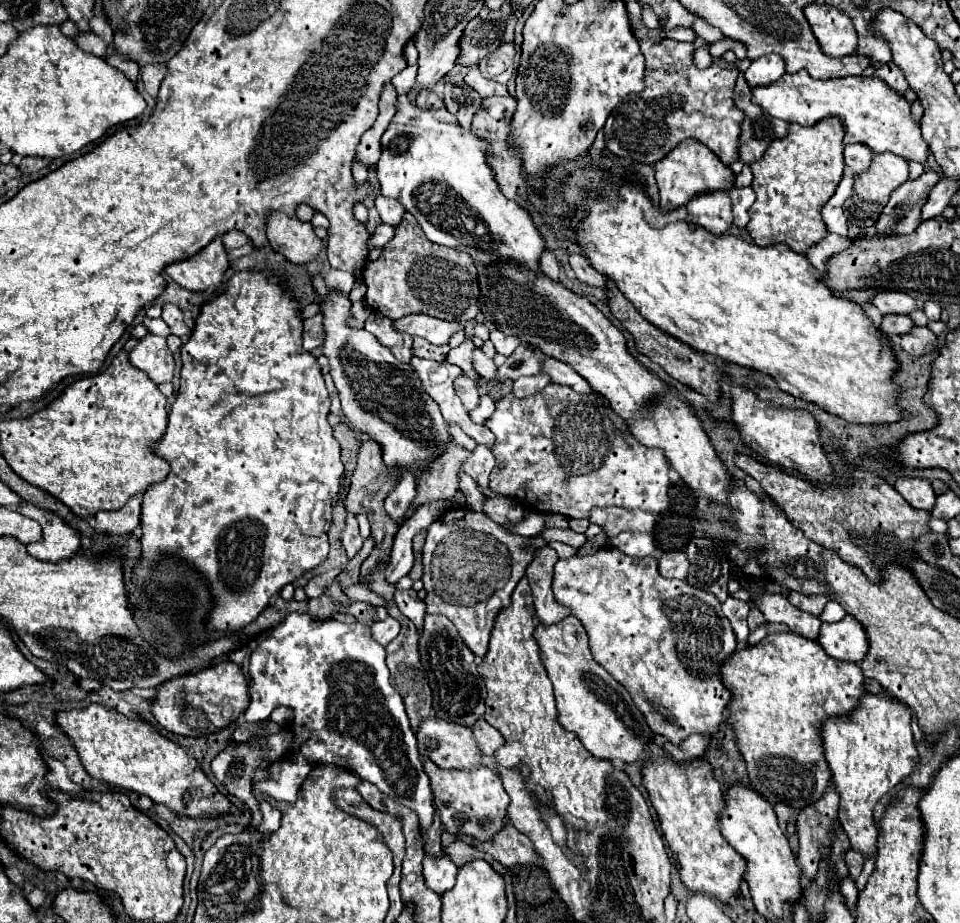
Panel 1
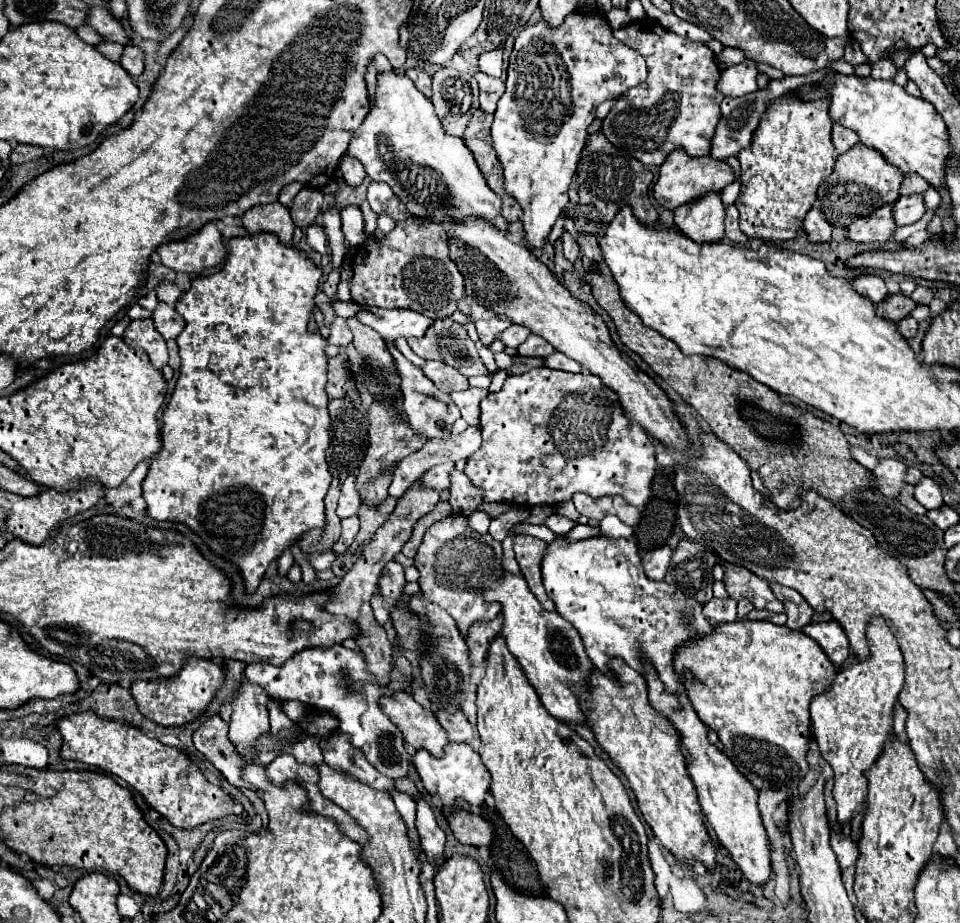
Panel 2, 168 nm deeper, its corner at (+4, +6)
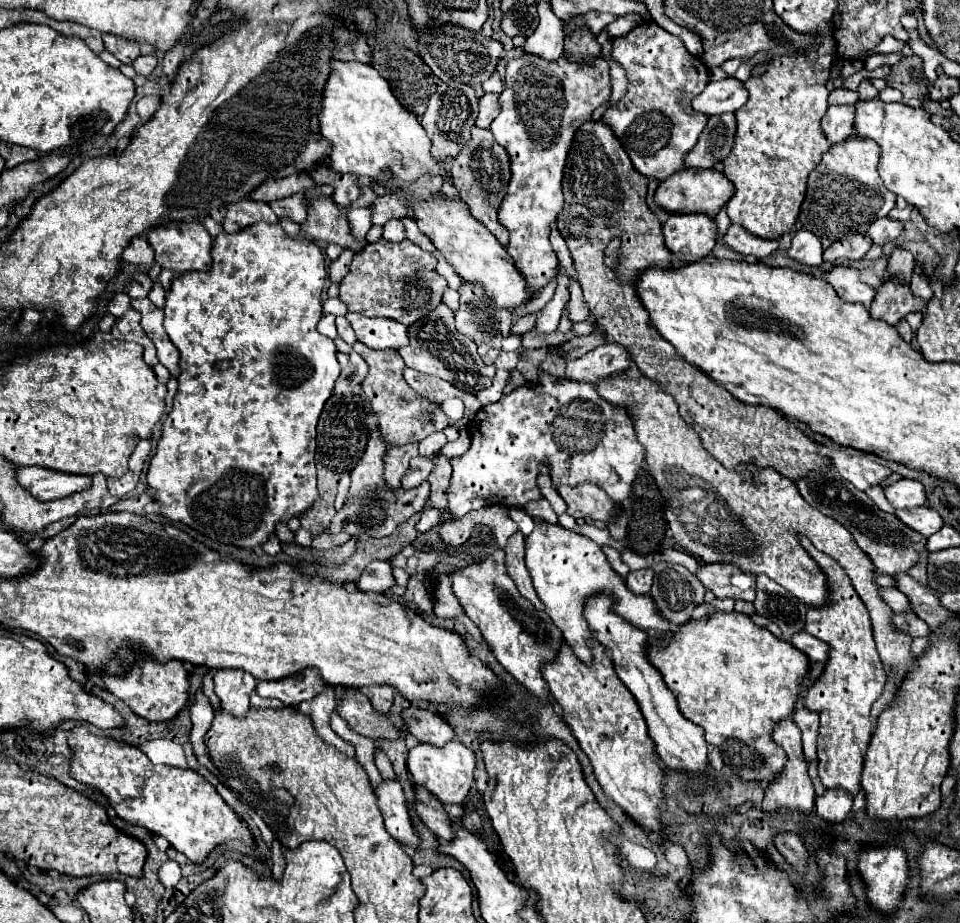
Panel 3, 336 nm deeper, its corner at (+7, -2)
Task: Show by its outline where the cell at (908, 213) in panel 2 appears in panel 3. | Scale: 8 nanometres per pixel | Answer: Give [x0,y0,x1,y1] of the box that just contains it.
[867,219,905,245]

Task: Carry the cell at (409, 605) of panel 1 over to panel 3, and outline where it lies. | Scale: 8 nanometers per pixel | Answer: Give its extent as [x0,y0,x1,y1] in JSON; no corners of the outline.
[357,561,395,593]

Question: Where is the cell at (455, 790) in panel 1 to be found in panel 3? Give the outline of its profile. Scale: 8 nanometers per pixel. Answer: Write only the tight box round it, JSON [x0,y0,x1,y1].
[407,741,475,805]

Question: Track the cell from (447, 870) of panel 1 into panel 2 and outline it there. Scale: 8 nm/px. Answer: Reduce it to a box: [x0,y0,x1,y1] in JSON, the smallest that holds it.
[414,797,444,863]

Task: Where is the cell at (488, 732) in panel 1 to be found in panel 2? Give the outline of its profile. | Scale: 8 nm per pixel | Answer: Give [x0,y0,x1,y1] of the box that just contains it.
[434,711,474,743]

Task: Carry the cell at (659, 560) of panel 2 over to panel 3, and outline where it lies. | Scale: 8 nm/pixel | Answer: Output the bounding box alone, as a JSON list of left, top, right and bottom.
[625,569,655,595]

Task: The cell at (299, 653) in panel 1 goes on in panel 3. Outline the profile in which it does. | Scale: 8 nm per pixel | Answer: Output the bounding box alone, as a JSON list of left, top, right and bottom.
[257,667,327,707]

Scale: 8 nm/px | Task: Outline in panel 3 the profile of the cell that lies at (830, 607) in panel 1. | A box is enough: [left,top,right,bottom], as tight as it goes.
[801,539,887,797]

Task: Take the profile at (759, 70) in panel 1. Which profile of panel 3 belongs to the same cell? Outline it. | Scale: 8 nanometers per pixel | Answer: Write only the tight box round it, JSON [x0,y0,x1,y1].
[693,77,747,115]

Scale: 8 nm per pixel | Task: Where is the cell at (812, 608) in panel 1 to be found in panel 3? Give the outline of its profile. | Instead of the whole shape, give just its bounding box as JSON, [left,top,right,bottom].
[753,575,807,641]

